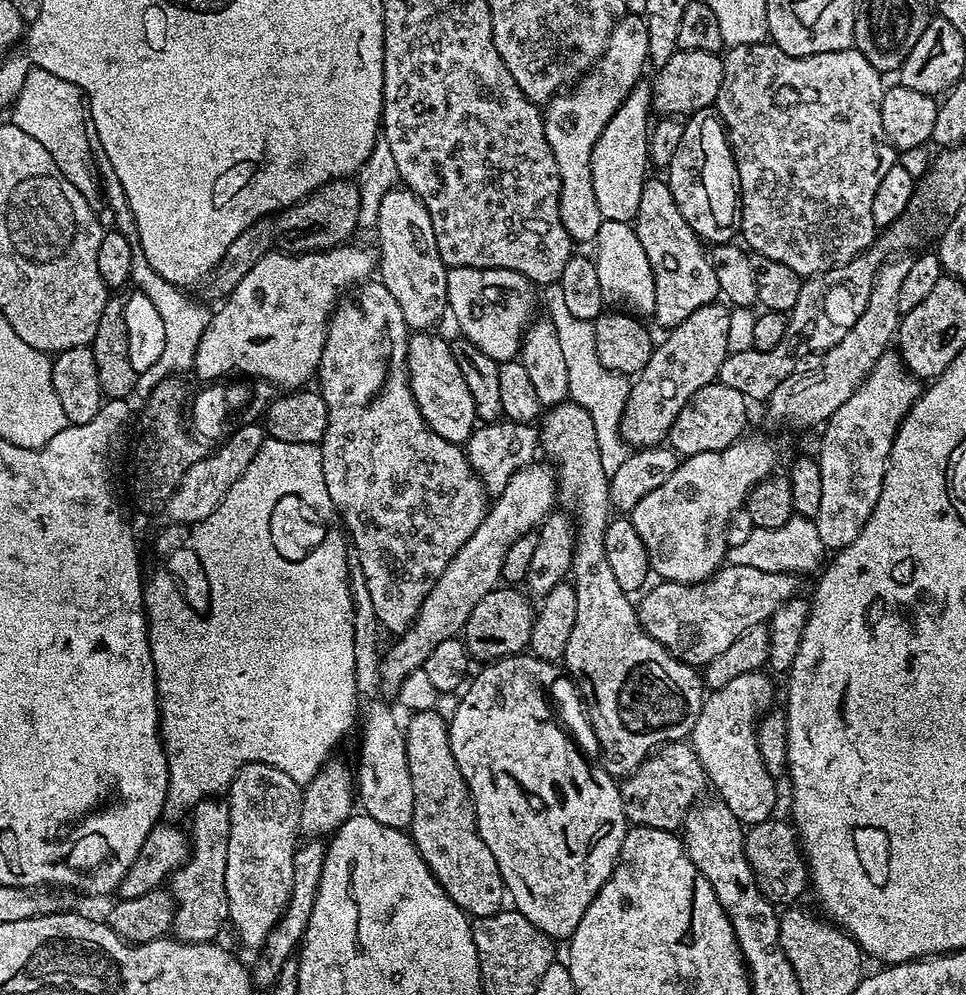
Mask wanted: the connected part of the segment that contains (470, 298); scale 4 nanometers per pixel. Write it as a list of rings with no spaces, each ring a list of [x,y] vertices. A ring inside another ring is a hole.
[[[448,269],[448,312],[460,327],[459,335],[474,342],[482,354],[497,362],[515,360],[520,355],[524,333],[533,319],[532,291],[534,288],[530,281],[514,270]]]

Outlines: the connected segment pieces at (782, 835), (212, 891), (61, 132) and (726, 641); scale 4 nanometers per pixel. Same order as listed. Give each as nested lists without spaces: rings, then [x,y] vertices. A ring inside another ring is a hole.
[[[773,818],[751,825],[744,834],[744,853],[756,879],[758,890],[774,906],[792,906],[810,888],[808,865],[800,850],[796,829],[787,819]]]
[[[220,798],[200,800],[191,809],[192,832],[190,828],[190,855],[187,862],[170,877],[170,895],[176,903],[176,913],[172,919],[175,939],[186,944],[207,944],[217,939],[220,927],[225,927],[228,919],[228,899],[226,898],[226,846],[230,830],[230,814],[227,803]]]
[[[32,66],[16,99],[11,102],[10,110],[11,123],[16,124],[18,130],[30,134],[30,138],[37,140],[50,153],[50,158],[54,158],[54,166],[58,166],[64,176],[65,184],[78,189],[91,208],[99,209],[100,176],[92,165],[94,144],[86,119],[86,100],[80,88],[66,82],[66,78],[58,78],[58,74],[50,74],[50,70]]]
[[[725,563],[701,584],[660,582],[657,588],[649,587],[638,600],[640,625],[645,634],[657,640],[671,656],[678,657],[684,664],[705,666],[752,626],[771,620],[778,606],[797,599],[800,582],[799,575],[767,573],[752,566]]]

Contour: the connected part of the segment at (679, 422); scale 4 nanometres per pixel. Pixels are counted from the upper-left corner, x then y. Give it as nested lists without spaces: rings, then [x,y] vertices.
[[[719,382],[702,386],[702,390],[698,390],[698,394],[694,394],[694,398],[686,402],[686,406],[682,406],[678,418],[674,418],[674,426],[670,426],[668,431],[667,447],[673,448],[681,458],[694,454],[710,454],[714,450],[726,450],[726,446],[745,435],[748,408],[750,401],[730,386]]]

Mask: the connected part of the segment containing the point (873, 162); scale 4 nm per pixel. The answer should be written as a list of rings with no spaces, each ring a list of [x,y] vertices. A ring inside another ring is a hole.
[[[771,42],[747,44],[746,46],[738,46],[737,48],[728,48],[726,55],[723,57],[723,62],[724,77],[722,78],[722,86],[720,87],[720,93],[718,94],[714,107],[720,119],[724,122],[725,129],[728,133],[728,145],[732,147],[732,157],[736,163],[736,178],[738,181],[738,232],[741,237],[744,235],[745,241],[743,240],[743,243],[747,245],[757,257],[760,255],[760,258],[763,258],[764,260],[773,260],[774,262],[781,263],[783,266],[788,266],[794,274],[801,278],[820,276],[822,273],[828,272],[832,268],[837,268],[838,266],[850,262],[856,256],[861,256],[871,244],[876,243],[878,229],[874,222],[874,194],[878,191],[878,185],[882,183],[883,176],[890,171],[890,166],[894,163],[894,156],[892,156],[894,155],[894,149],[886,138],[886,130],[882,130],[882,98],[884,97],[884,90],[886,87],[886,81],[884,81],[885,77],[874,66],[870,66],[868,59],[866,59],[861,52],[857,52],[855,47],[847,48],[846,50],[834,50],[833,52],[827,52],[826,54],[791,56],[782,51],[779,46]]]

